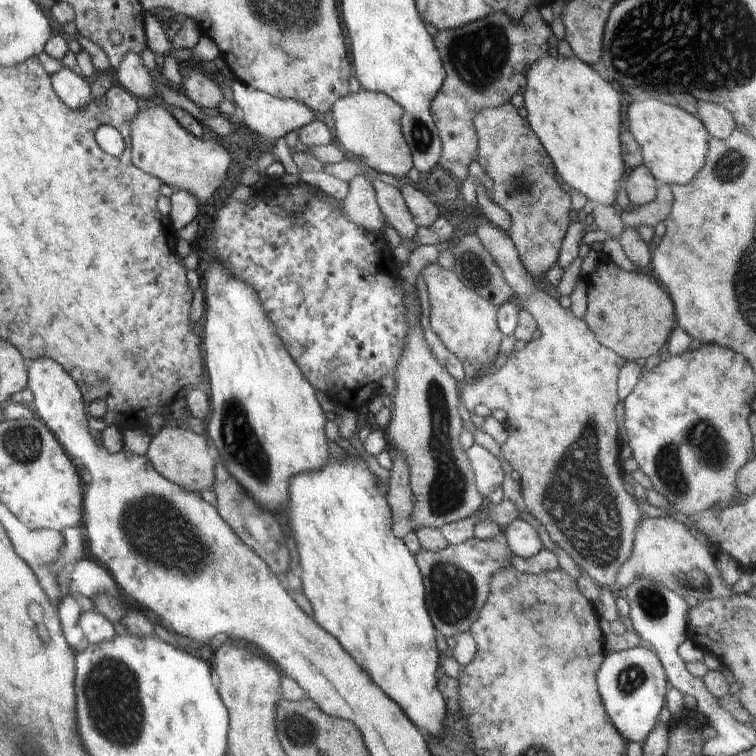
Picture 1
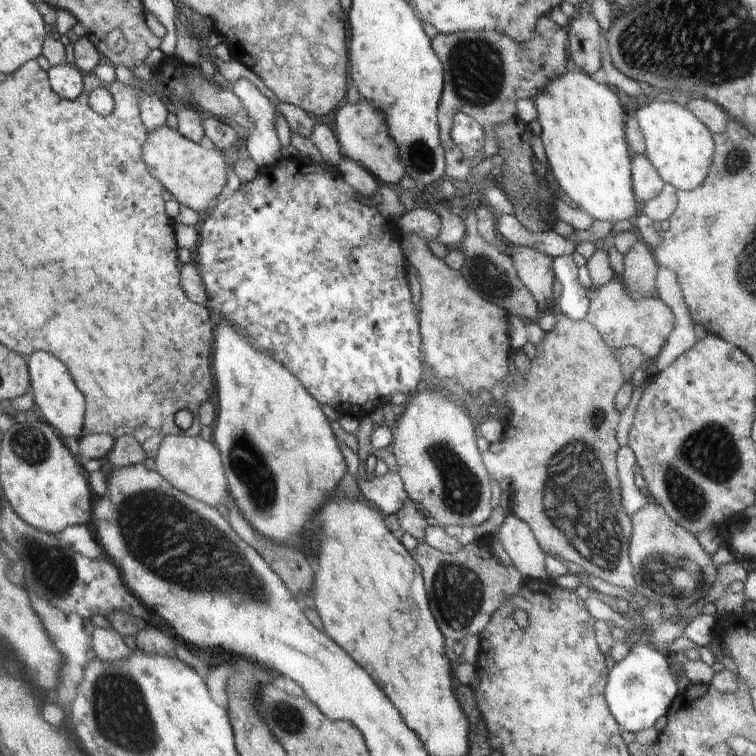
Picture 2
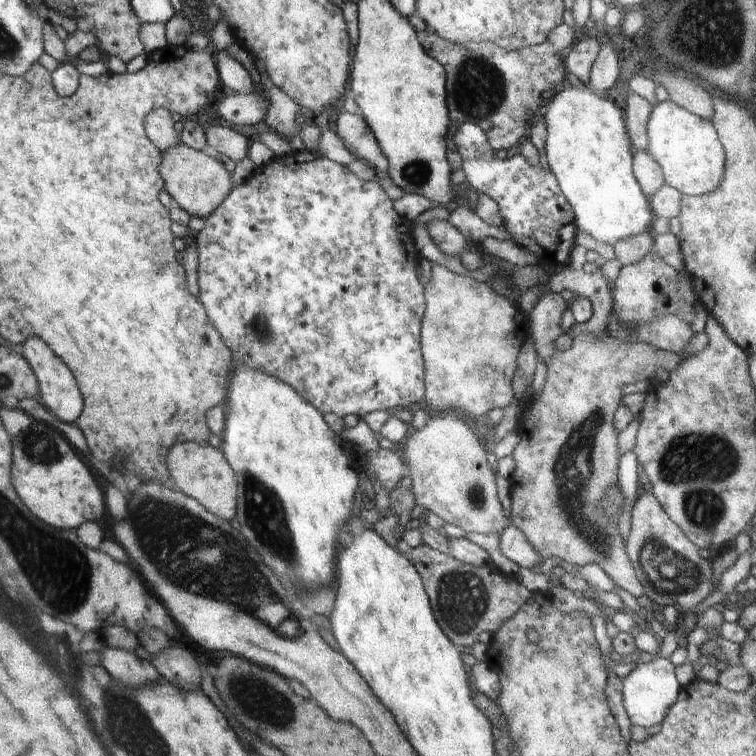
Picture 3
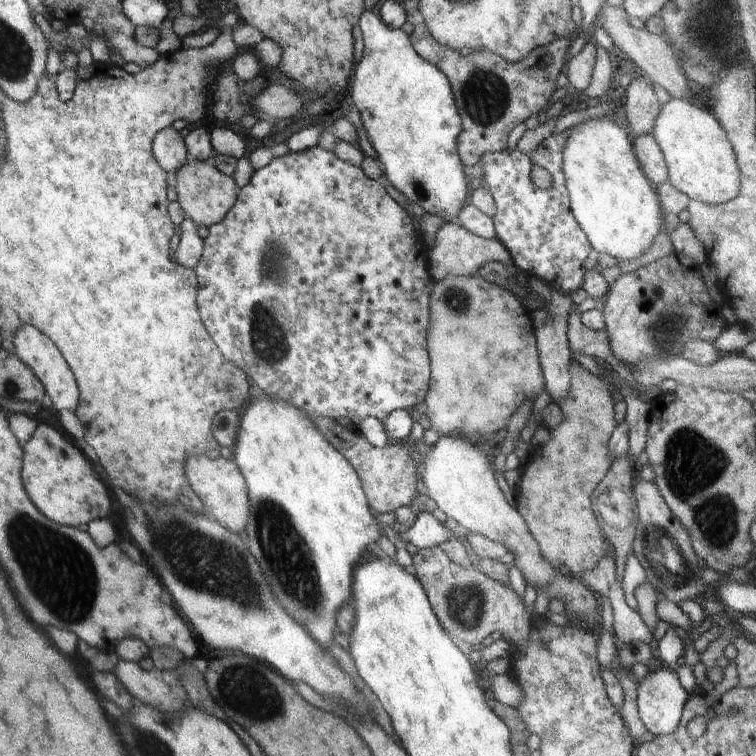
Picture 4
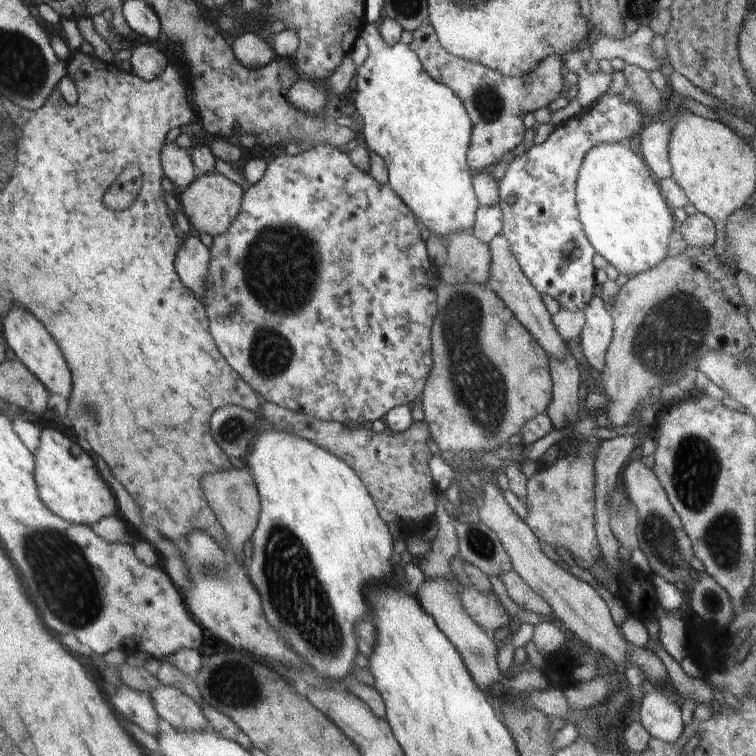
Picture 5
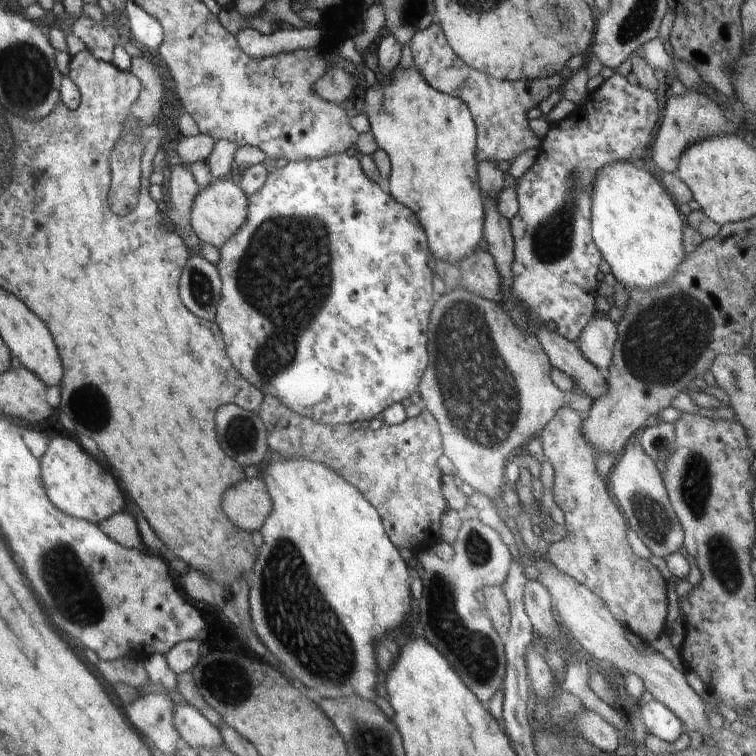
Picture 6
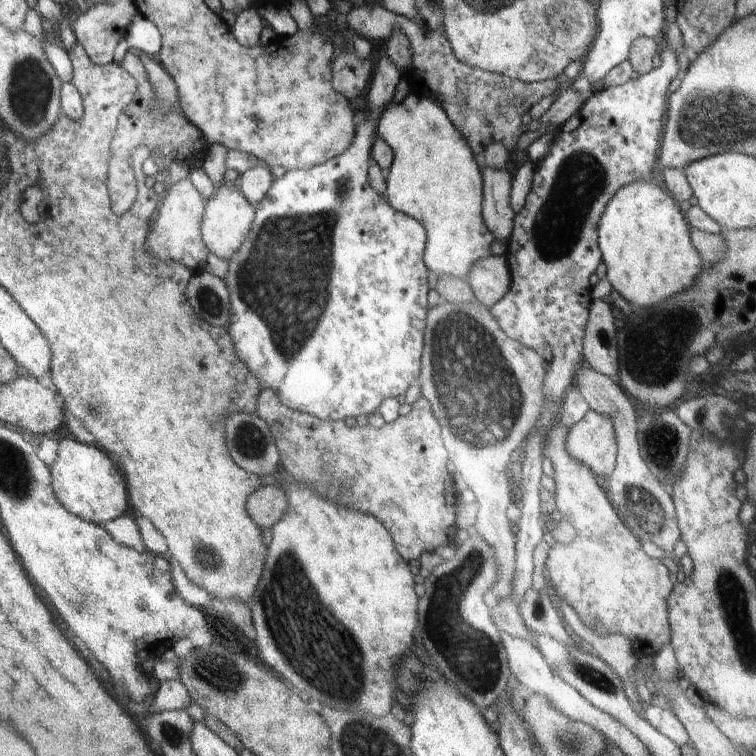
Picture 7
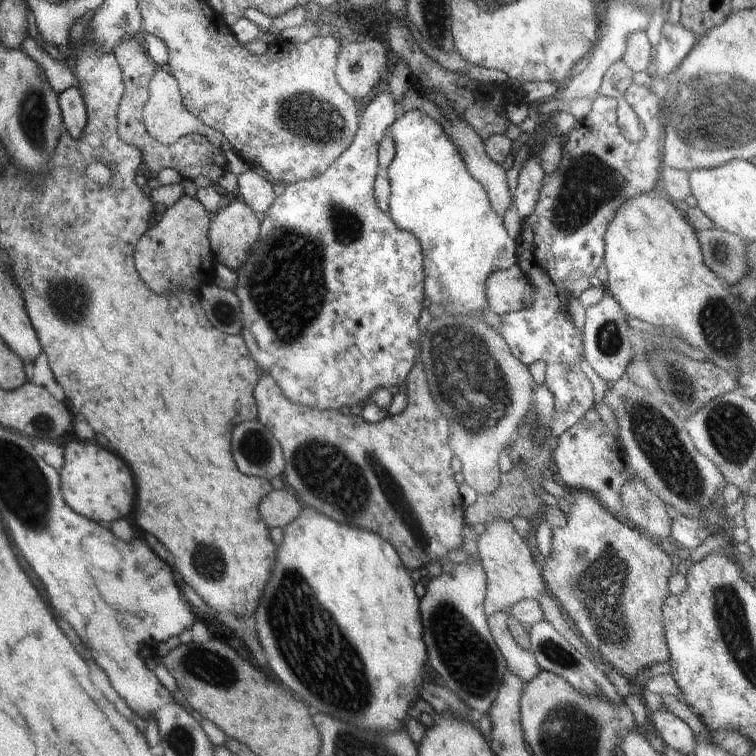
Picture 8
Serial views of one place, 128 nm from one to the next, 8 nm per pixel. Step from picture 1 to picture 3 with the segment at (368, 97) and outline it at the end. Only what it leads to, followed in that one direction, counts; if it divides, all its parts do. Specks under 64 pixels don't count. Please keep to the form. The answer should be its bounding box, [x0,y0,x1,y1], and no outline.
[336,111,388,174]

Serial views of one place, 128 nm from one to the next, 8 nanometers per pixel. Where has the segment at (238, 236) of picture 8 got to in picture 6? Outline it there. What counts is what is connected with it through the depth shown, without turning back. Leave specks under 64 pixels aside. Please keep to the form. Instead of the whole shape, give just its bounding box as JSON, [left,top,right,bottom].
[190,177,248,248]

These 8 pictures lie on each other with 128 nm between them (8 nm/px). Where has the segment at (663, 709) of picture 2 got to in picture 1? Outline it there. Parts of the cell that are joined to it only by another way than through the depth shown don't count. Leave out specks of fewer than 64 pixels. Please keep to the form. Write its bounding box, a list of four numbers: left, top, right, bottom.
[596,644,670,744]

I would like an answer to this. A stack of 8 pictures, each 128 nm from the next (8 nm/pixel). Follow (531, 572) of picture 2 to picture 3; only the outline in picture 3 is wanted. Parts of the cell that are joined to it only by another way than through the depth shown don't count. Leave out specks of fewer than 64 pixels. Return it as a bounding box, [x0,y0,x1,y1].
[500,525,540,570]

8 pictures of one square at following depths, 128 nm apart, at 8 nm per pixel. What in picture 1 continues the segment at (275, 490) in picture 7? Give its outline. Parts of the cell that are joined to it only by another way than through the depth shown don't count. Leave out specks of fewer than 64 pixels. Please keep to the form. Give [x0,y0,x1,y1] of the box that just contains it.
[146,426,219,495]

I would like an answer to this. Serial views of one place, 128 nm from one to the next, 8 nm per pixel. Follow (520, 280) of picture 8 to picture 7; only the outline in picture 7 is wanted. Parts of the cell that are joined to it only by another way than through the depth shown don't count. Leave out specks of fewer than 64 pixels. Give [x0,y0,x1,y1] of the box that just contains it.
[468,255,512,310]

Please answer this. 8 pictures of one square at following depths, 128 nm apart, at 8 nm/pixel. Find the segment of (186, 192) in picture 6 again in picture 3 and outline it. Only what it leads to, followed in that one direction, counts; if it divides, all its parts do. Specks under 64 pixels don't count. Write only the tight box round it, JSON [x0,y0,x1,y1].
[144,107,181,154]

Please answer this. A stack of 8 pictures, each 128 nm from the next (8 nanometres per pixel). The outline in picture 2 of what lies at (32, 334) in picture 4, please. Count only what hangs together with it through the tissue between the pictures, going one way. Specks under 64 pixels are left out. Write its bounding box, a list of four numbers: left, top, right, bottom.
[28,352,84,443]

